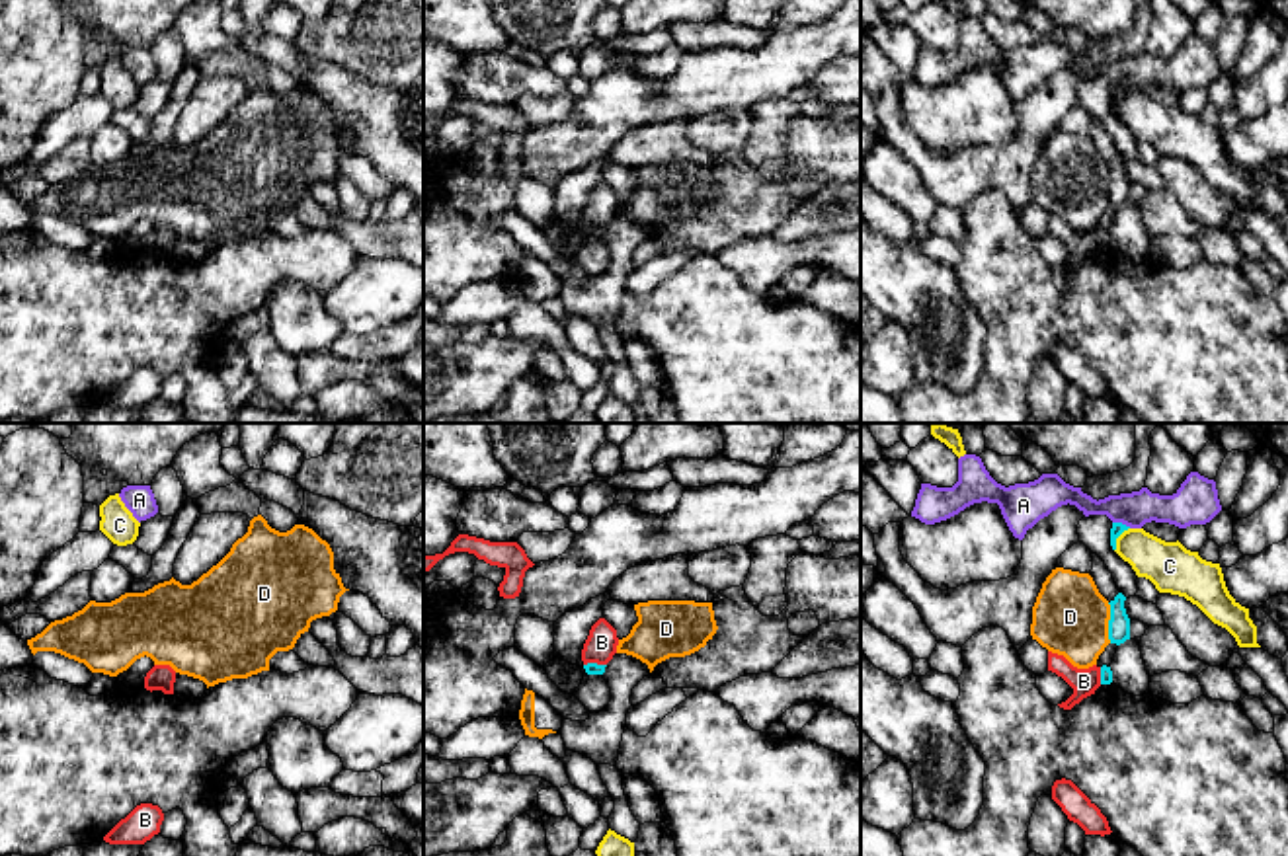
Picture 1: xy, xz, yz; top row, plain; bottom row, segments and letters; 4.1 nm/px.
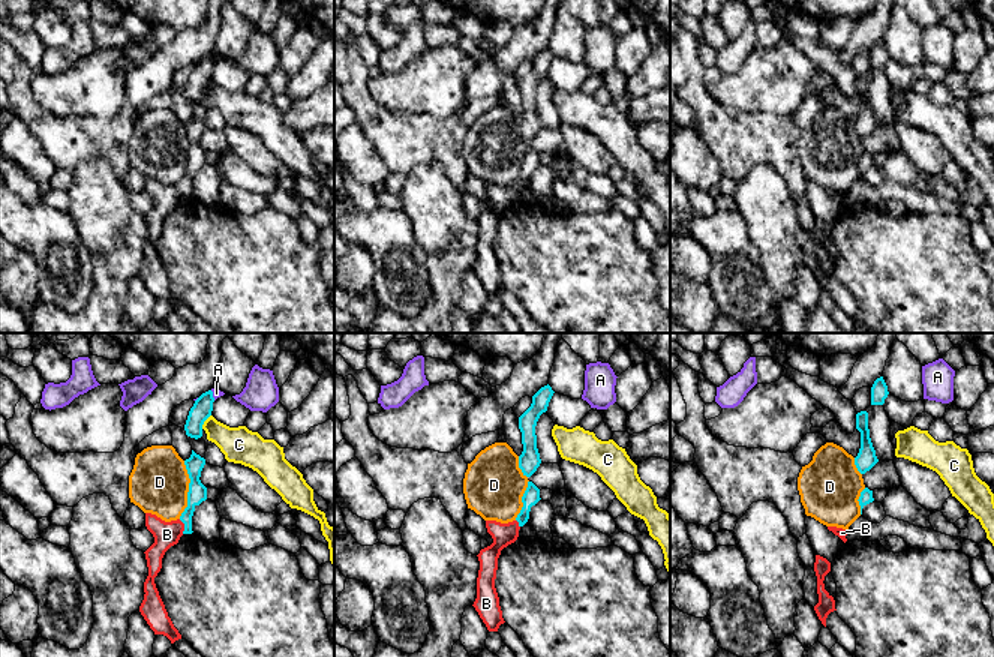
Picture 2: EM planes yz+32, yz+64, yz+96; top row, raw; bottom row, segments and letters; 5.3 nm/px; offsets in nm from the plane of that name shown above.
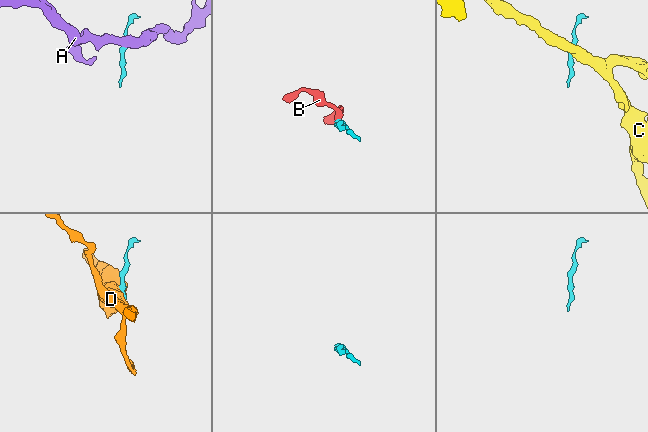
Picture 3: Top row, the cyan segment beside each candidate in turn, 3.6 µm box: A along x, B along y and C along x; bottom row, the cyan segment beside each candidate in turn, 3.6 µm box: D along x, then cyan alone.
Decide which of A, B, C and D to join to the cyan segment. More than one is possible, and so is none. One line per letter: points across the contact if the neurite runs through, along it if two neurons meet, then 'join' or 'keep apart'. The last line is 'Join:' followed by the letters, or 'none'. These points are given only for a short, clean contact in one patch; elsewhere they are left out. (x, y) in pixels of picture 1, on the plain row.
A: border along yz (1113, 84), (1130, 90); keep apart
B: runs through xz (592, 231), (594, 227), (602, 205); join
C: border along yz (1128, 90), (1117, 102), (1115, 114); keep apart
D: border along yz (1107, 166), (1111, 205); keep apart
Join: B

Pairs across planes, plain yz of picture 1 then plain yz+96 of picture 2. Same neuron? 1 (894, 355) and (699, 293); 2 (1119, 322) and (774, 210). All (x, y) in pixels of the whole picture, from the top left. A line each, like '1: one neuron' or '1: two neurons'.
1: two neurons
2: one neuron

